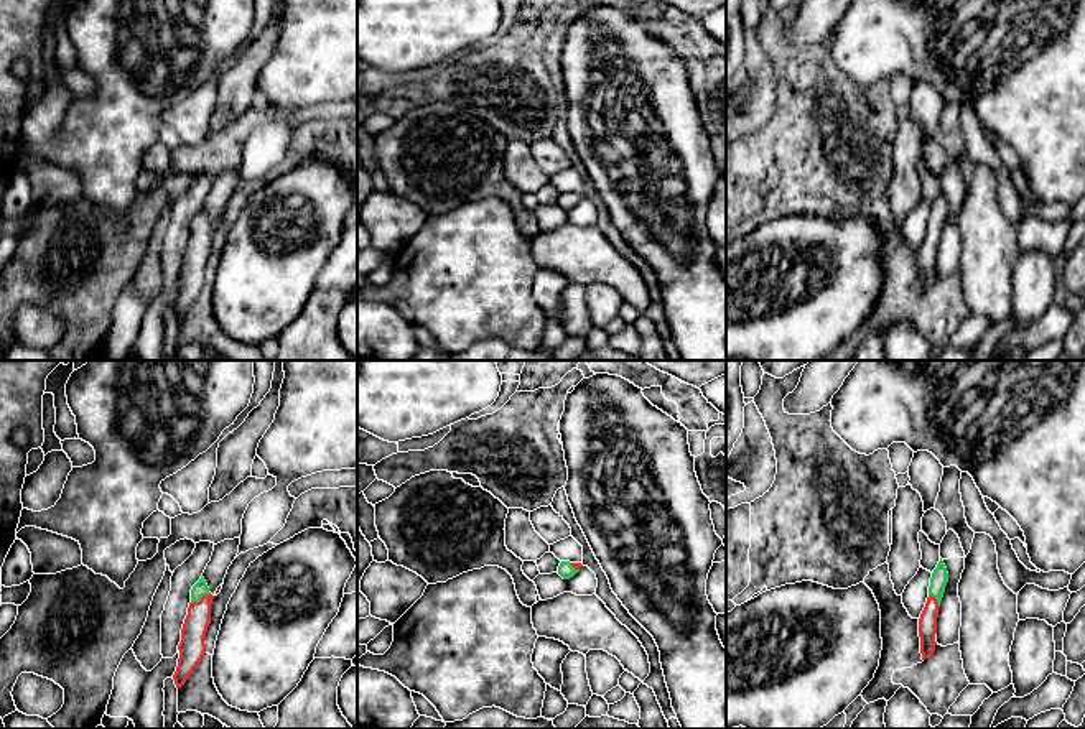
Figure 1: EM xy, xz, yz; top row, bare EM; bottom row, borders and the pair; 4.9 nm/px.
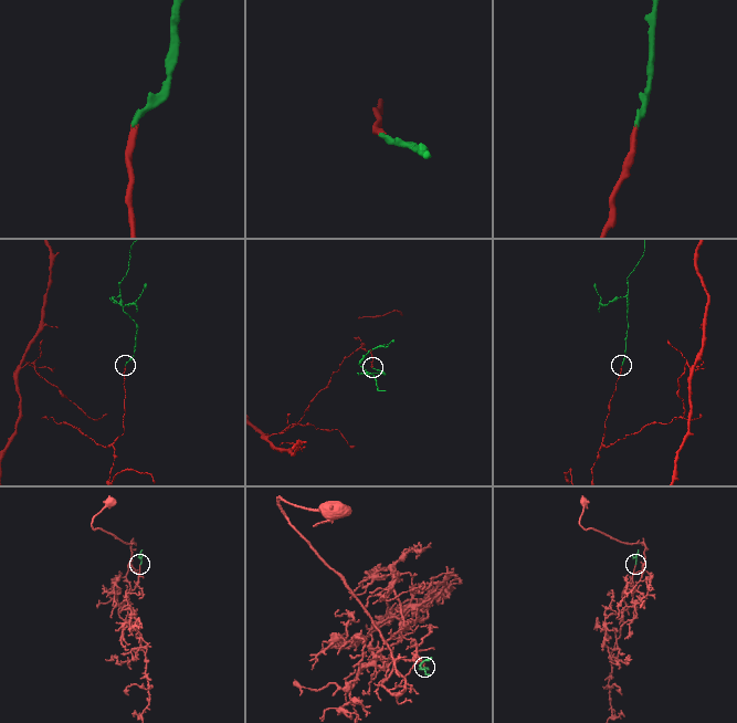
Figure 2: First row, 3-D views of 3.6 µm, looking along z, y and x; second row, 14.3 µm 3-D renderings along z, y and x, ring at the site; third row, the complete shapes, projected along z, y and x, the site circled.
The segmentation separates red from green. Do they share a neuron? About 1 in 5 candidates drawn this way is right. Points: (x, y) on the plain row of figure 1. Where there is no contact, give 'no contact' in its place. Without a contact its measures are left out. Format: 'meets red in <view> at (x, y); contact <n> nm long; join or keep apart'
meets red in xy at (201, 231); contact 110 nm long; join

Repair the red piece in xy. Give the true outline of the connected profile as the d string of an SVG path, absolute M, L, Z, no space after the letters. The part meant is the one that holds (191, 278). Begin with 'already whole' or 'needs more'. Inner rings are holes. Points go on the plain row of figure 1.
needs more | M201 207L201 211L191 221L191 234L188 247L181 260L181 273L178 276L179 290L173 306L176 319L181 319L198 295L206 285L204 268L211 255L211 235L214 227Z

